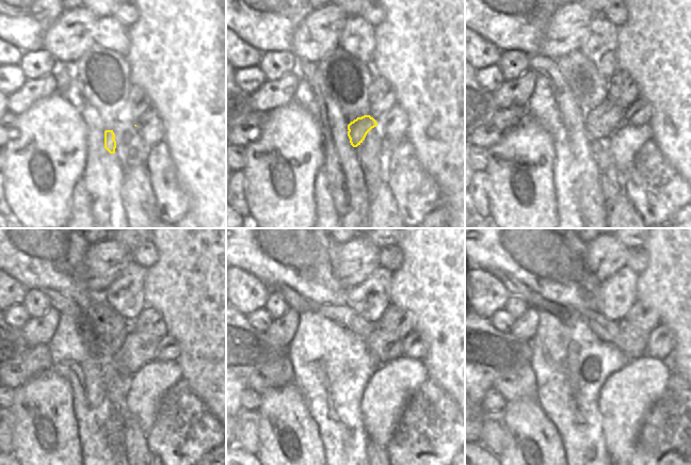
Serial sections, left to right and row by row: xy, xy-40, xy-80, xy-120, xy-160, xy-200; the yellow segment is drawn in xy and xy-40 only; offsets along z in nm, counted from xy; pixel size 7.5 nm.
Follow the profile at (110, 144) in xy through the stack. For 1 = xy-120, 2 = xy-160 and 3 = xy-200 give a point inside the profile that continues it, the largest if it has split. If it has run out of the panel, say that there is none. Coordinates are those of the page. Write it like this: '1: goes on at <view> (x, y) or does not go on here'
1: goes on at xy-120 (139, 348)
2: goes on at xy-160 (385, 346)
3: goes on at xy-200 (633, 347)

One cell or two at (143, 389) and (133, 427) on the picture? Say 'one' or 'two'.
two

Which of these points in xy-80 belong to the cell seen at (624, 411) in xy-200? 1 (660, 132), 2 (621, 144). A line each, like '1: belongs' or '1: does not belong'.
1: does not belong
2: belongs

